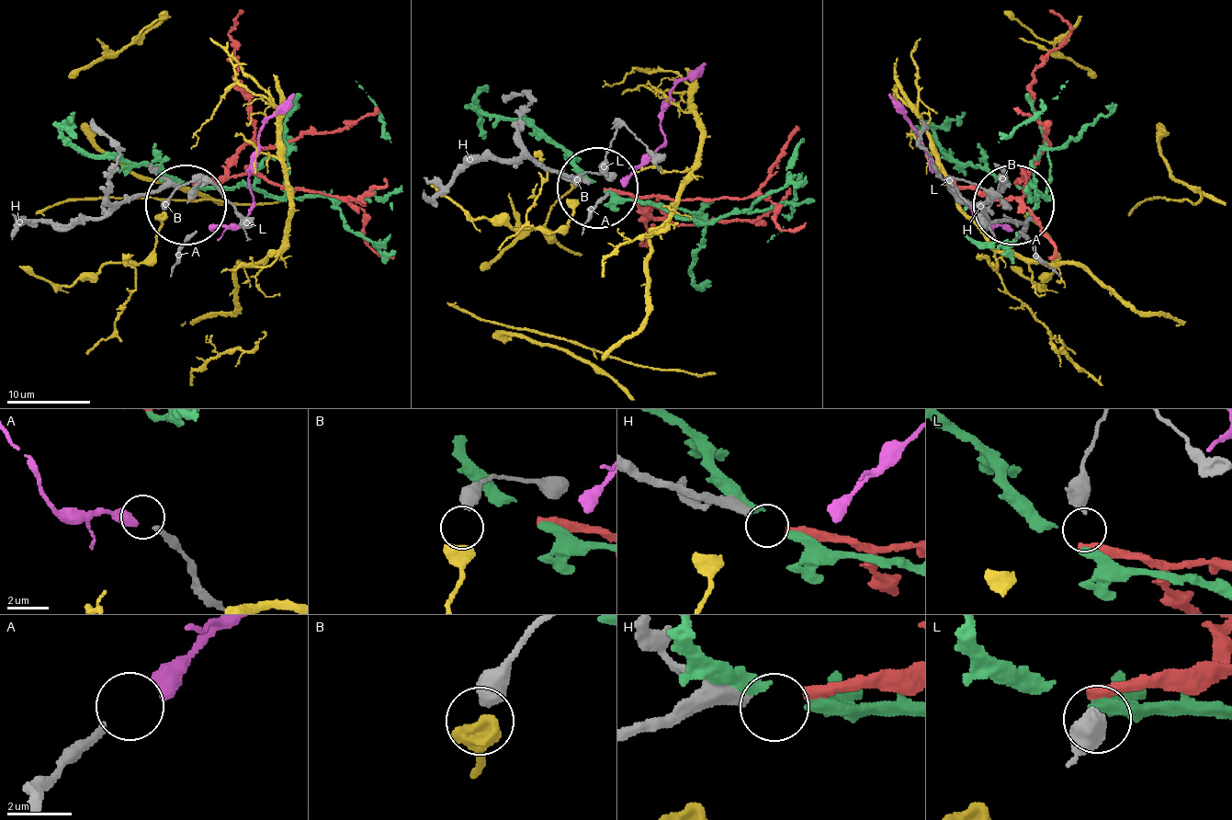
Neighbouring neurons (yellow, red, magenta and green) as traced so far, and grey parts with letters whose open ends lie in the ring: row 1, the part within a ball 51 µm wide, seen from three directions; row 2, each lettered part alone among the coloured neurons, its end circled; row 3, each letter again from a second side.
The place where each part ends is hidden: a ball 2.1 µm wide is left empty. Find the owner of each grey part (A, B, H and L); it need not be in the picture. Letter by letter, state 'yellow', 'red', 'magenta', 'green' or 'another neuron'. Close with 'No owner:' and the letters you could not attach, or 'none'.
A: magenta
B: yellow
H: red
L: another neuron
No owner: L

